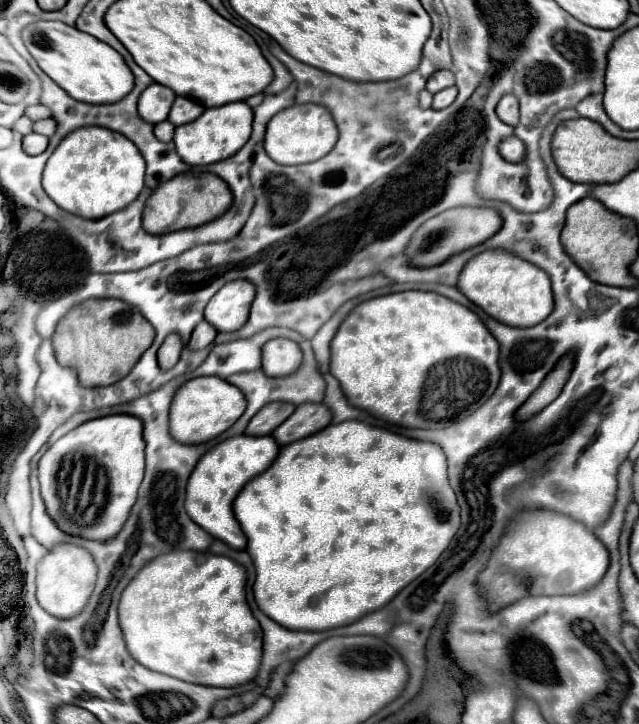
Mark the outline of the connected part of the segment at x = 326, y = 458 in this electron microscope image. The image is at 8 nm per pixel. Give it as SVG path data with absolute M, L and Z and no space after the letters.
M343 421L337 425L331 423L331 427L325 427L323 431L319 431L319 435L309 435L307 439L299 439L299 443L281 447L275 463L271 463L271 467L263 471L263 475L259 477L255 475L255 479L245 483L243 491L239 491L239 495L235 497L233 511L243 527L243 533L247 535L247 551L257 569L253 593L259 609L267 617L275 619L275 623L295 631L327 631L327 629L351 625L363 615L373 613L379 607L385 607L403 587L415 581L423 571L427 571L441 557L441 553L449 547L451 539L461 527L459 505L455 499L455 491L451 489L447 479L447 457L443 455L443 449L435 443L409 439L367 425L363 421Z

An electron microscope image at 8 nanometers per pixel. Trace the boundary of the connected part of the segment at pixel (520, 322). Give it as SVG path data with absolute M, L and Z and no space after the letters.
M491 249L469 259L469 263L459 273L457 289L489 317L511 327L531 327L547 319L547 315L553 311L549 275L533 263L527 263L525 259L519 259L517 255L503 249Z

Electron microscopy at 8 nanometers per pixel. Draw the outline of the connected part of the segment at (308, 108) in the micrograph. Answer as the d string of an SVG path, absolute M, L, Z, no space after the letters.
M307 103L307 105L293 105L283 109L267 123L265 133L265 151L267 155L281 165L301 165L311 163L325 157L337 143L337 125L329 111L321 105Z

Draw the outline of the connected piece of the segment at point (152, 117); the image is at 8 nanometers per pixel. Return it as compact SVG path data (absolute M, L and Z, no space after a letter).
M153 83L141 93L137 111L139 111L141 119L155 125L155 123L161 123L167 119L173 101L175 101L175 93L169 87Z

